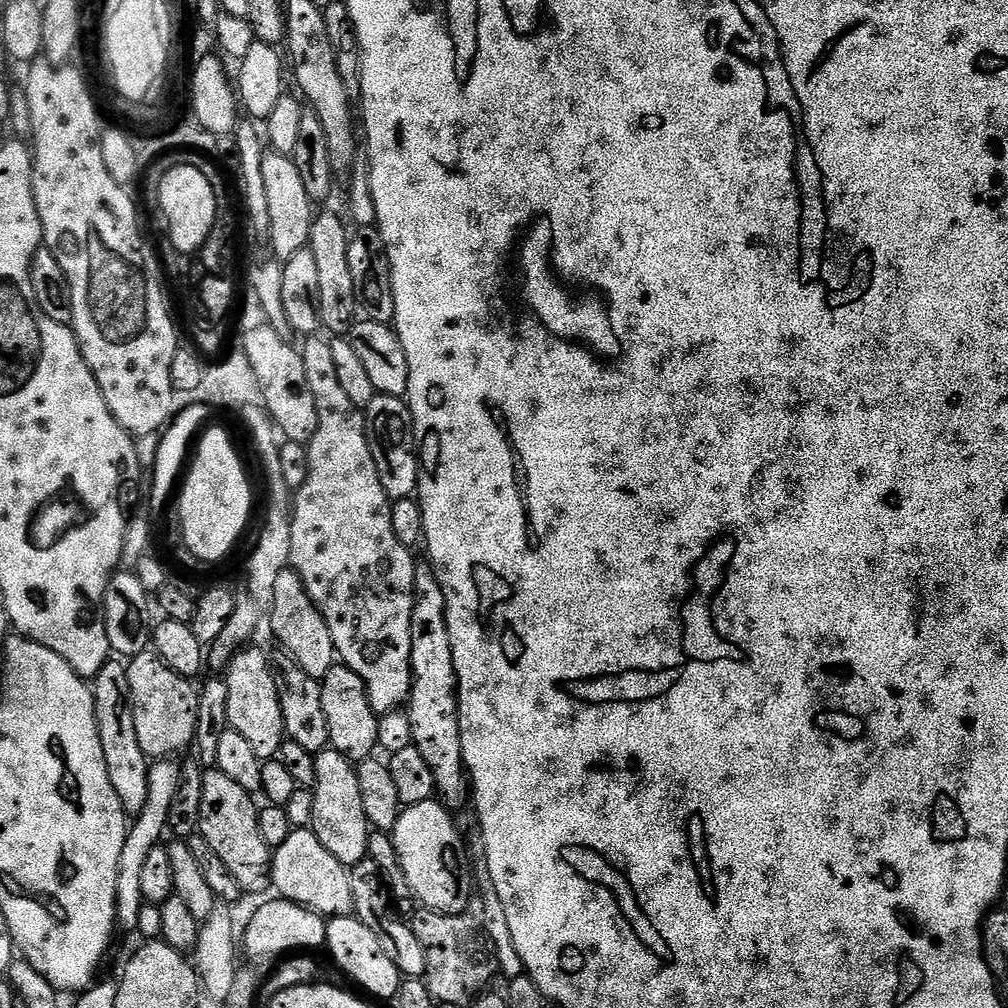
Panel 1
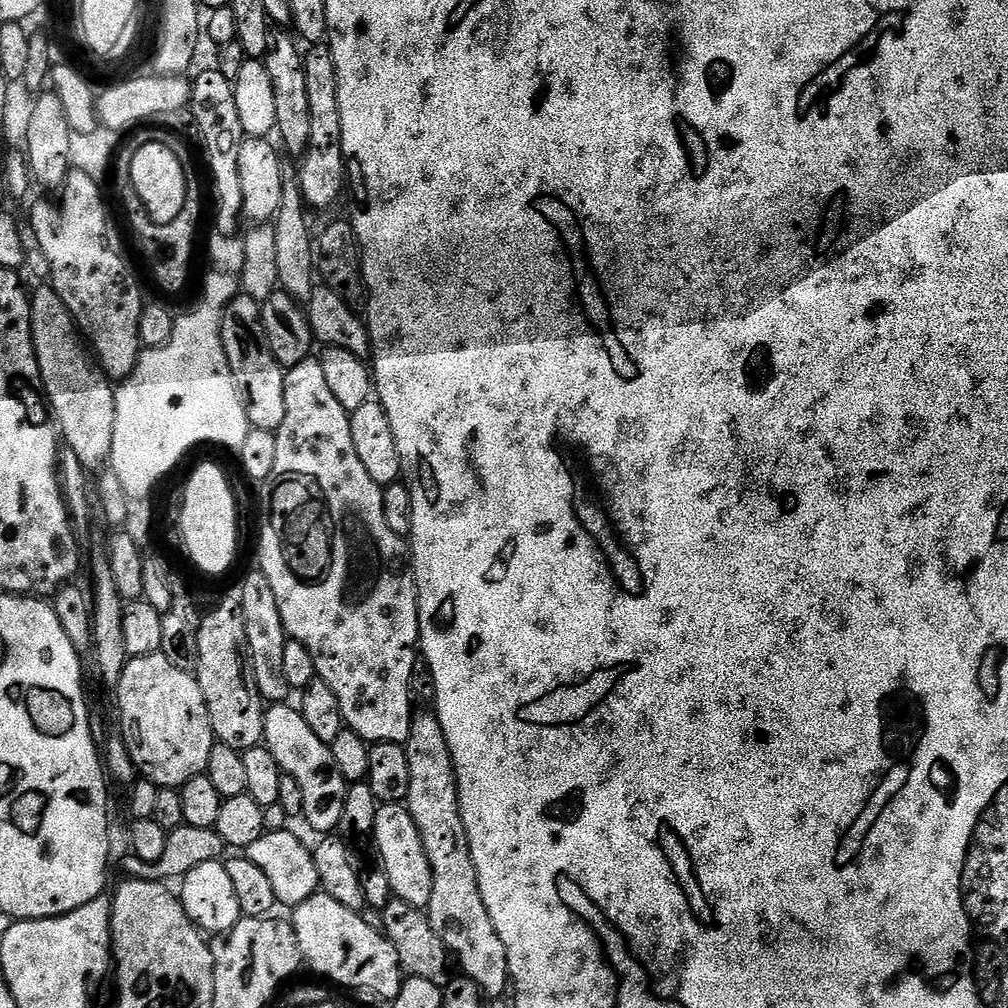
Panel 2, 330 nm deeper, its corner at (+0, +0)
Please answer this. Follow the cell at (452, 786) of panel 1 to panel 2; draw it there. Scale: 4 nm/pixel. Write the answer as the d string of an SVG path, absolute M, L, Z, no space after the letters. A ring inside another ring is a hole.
M417 711L413 715L408 743L404 745L404 749L410 762L410 790L406 807L410 818L414 818L414 826L418 826L422 846L426 850L426 858L430 858L430 870L434 874L434 894L430 894L426 909L428 921L430 926L434 926L434 934L438 934L438 938L442 938L442 942L448 947L455 963L456 960L460 963L459 971L469 976L485 997L503 997L504 991L509 991L510 988L506 946L502 946L502 938L498 938L498 930L494 930L494 922L490 922L490 910L486 910L482 902L482 890L478 890L478 878L466 838L466 826L460 813L454 762L450 758L450 746L446 746L446 734L442 734L442 726L435 711Z

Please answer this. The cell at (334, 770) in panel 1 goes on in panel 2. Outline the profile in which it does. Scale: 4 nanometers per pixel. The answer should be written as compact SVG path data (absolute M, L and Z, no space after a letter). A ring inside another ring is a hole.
M276 702L265 711L263 747L274 754L274 762L278 762L281 772L298 782L298 790L302 790L303 816L314 832L335 833L340 826L342 806L346 806L349 781L344 779L342 770L338 770L330 745L322 742L322 738L306 726L304 715L290 705L288 702Z

